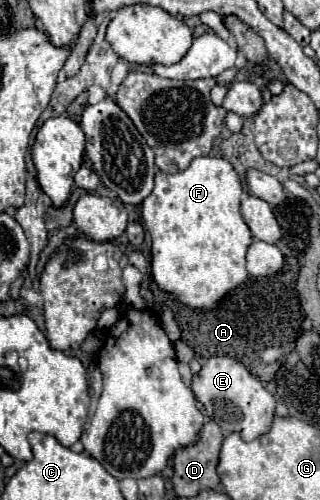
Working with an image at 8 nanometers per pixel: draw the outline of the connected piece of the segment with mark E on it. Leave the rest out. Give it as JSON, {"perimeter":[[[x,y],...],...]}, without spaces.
{"perimeter":[[[213,355],[205,359],[199,373],[191,377],[191,391],[203,405],[207,419],[219,423],[225,435],[237,431],[243,441],[253,441],[267,431],[275,415],[275,397],[263,387],[261,379],[229,355]]]}

